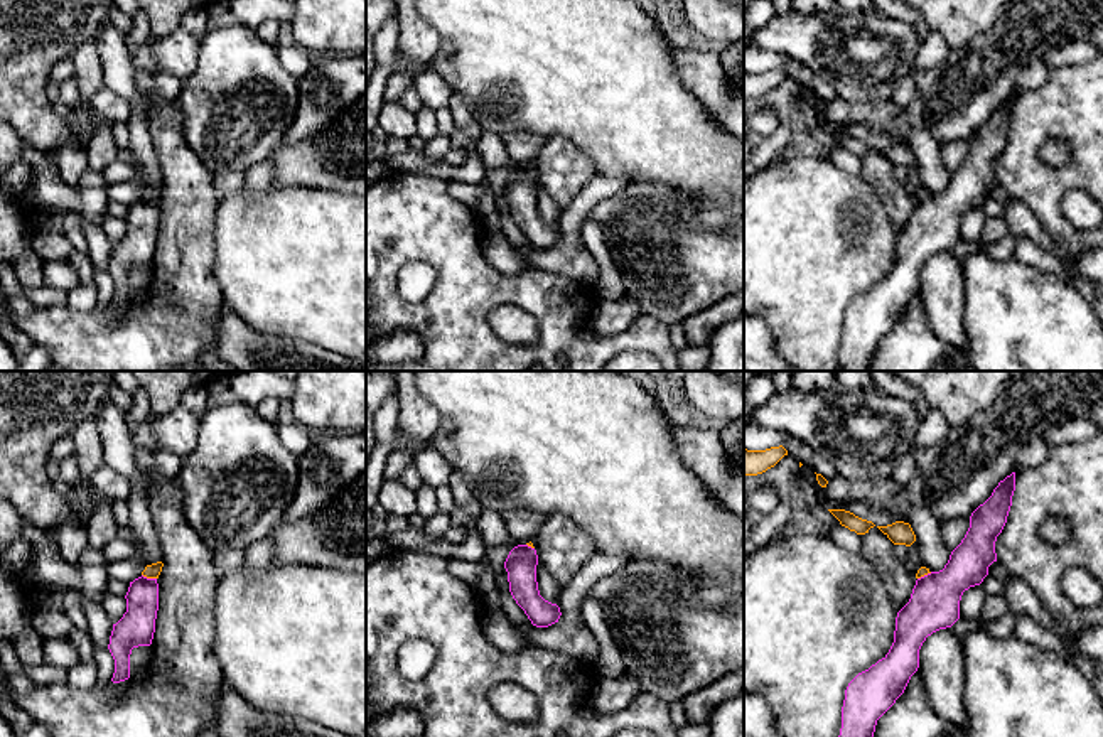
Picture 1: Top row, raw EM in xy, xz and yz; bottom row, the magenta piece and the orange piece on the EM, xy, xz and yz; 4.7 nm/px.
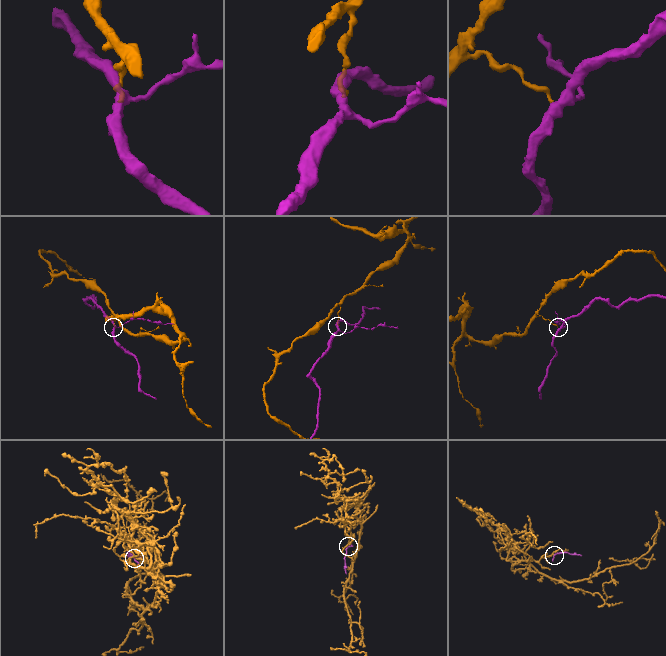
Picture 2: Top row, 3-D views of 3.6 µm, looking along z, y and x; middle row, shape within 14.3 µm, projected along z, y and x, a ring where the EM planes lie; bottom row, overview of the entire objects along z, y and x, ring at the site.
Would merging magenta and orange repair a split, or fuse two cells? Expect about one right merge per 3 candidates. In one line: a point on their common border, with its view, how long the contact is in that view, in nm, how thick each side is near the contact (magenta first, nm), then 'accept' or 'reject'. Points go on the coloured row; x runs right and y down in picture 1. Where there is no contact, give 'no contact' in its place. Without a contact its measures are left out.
xy (149, 579) | 80 nm | 170/70 nm | reject

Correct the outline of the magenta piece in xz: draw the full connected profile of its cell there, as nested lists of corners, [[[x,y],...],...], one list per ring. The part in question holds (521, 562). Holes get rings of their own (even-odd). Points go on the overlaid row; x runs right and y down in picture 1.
[[[528,545],[514,546],[504,562],[513,599],[525,611],[533,626],[548,627],[558,622],[562,612],[557,604],[540,595],[536,565],[536,550]]]

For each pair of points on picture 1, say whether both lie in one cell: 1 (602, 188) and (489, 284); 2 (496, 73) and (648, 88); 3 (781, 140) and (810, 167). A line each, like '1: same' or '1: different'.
1: different
2: same
3: different

